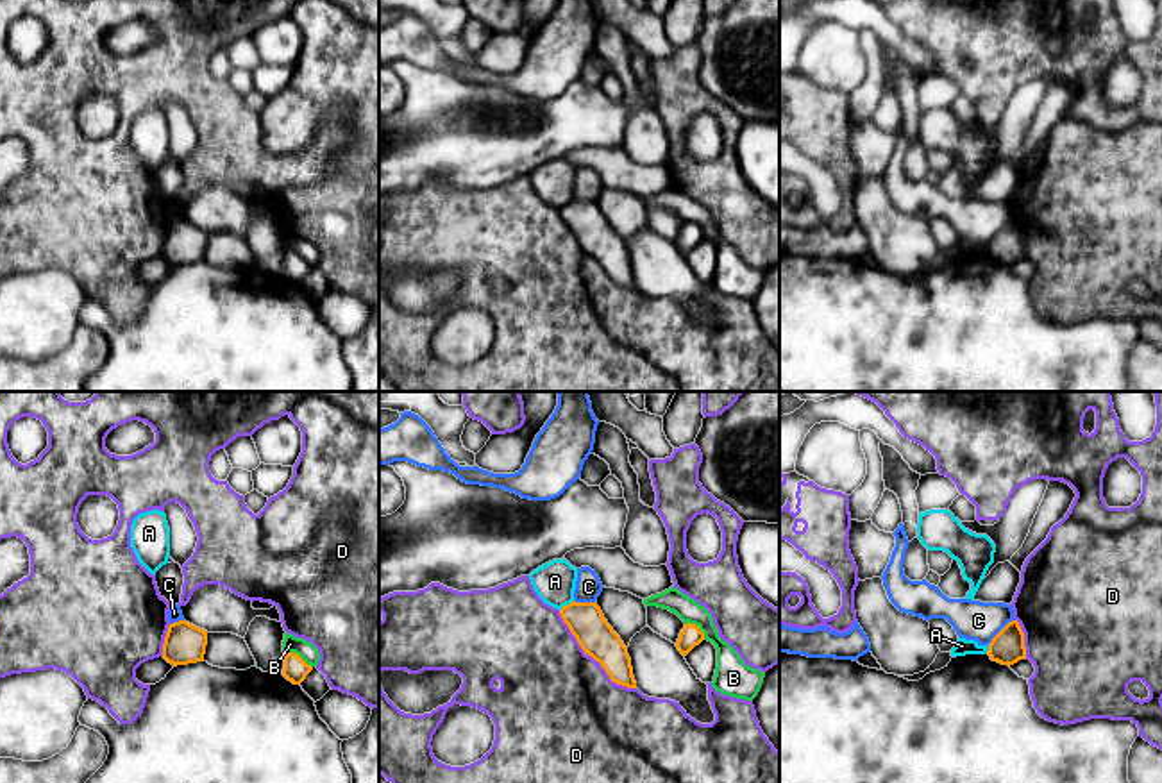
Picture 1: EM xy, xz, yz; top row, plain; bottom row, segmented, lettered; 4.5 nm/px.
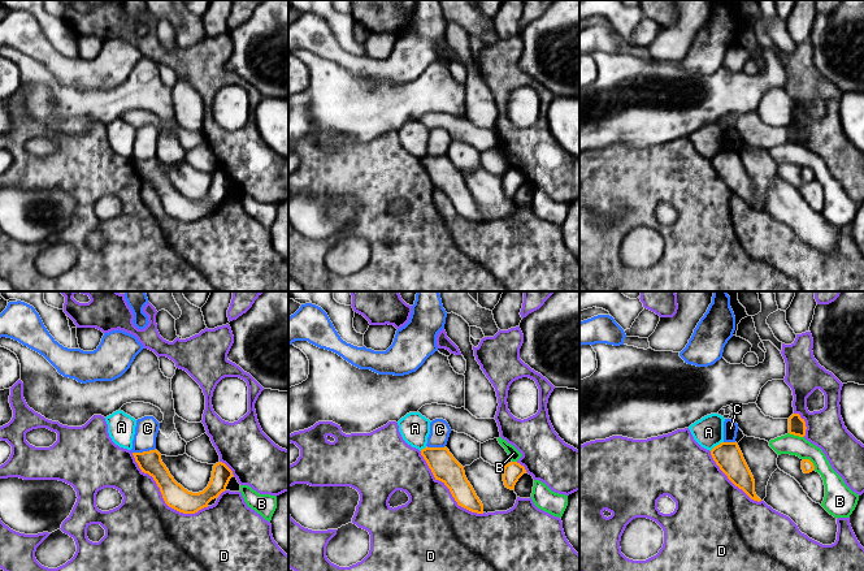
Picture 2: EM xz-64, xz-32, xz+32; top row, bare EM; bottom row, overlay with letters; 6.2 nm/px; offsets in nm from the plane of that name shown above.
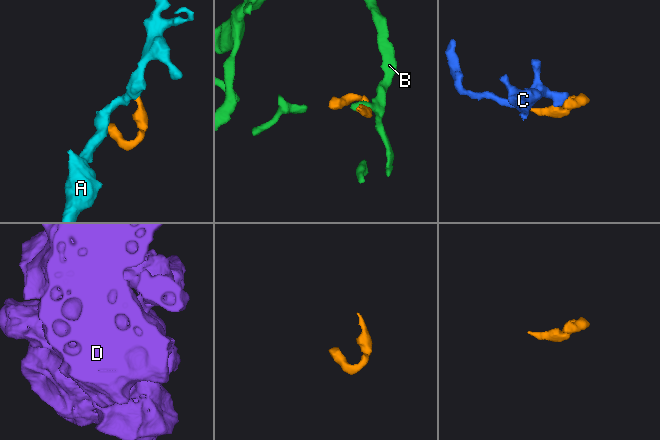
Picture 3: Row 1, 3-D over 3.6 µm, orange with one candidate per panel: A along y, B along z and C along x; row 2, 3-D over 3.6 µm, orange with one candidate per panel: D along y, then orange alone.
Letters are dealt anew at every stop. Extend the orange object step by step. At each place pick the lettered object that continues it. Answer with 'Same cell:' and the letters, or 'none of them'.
Same cell: none of them

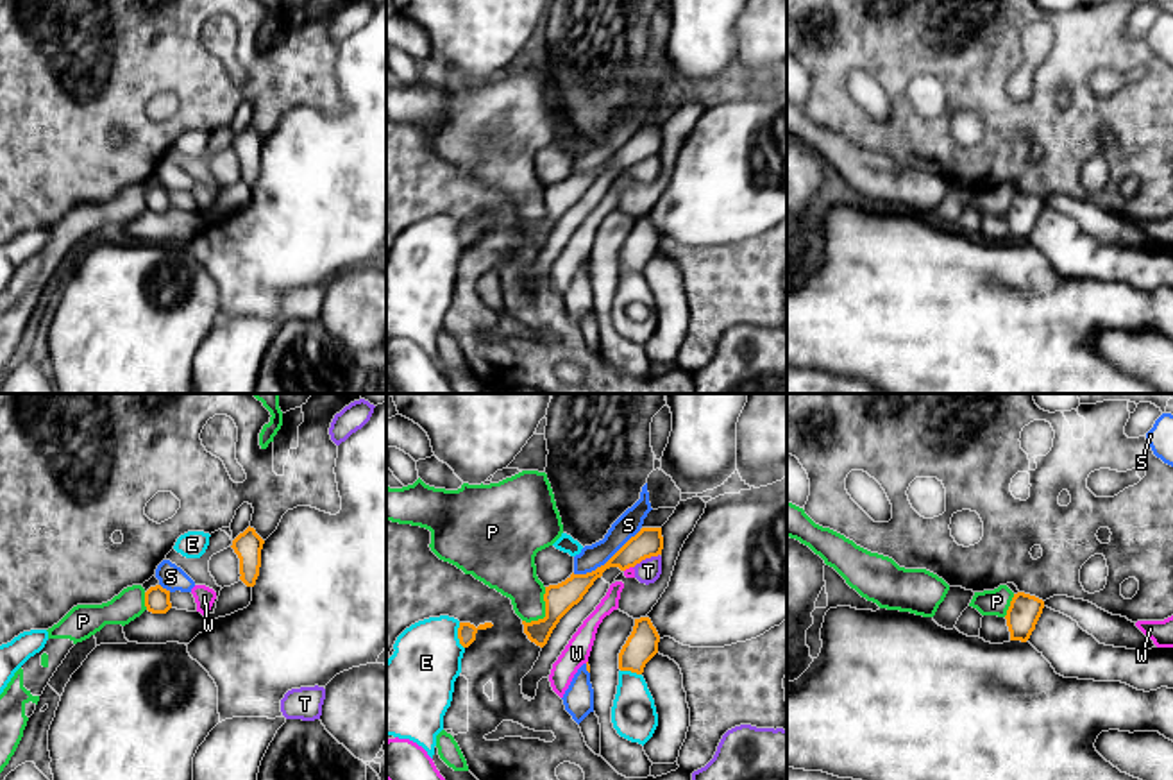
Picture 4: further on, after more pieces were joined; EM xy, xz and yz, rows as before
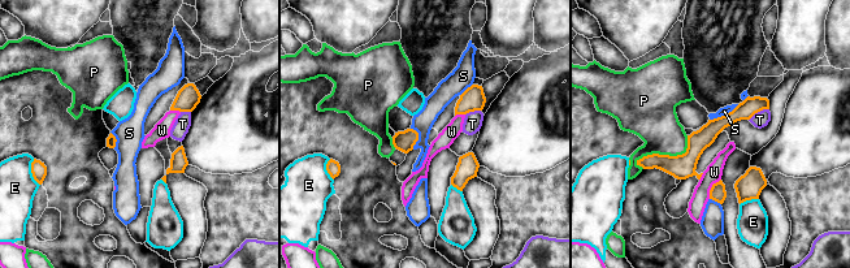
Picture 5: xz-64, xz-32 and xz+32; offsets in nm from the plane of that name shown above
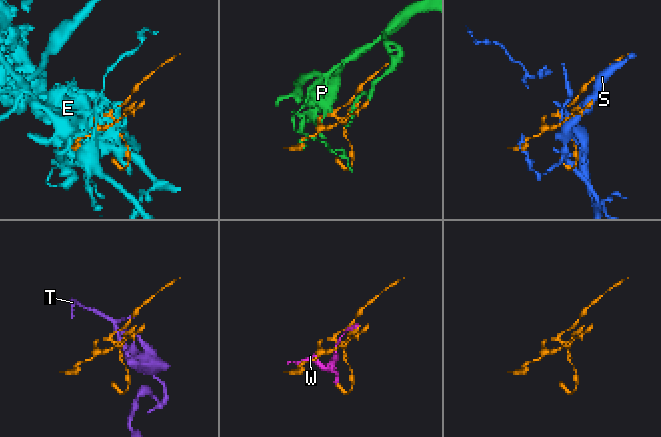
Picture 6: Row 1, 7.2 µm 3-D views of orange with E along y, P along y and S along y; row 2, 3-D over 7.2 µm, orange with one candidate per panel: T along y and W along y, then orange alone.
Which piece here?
Same cell: none of them

